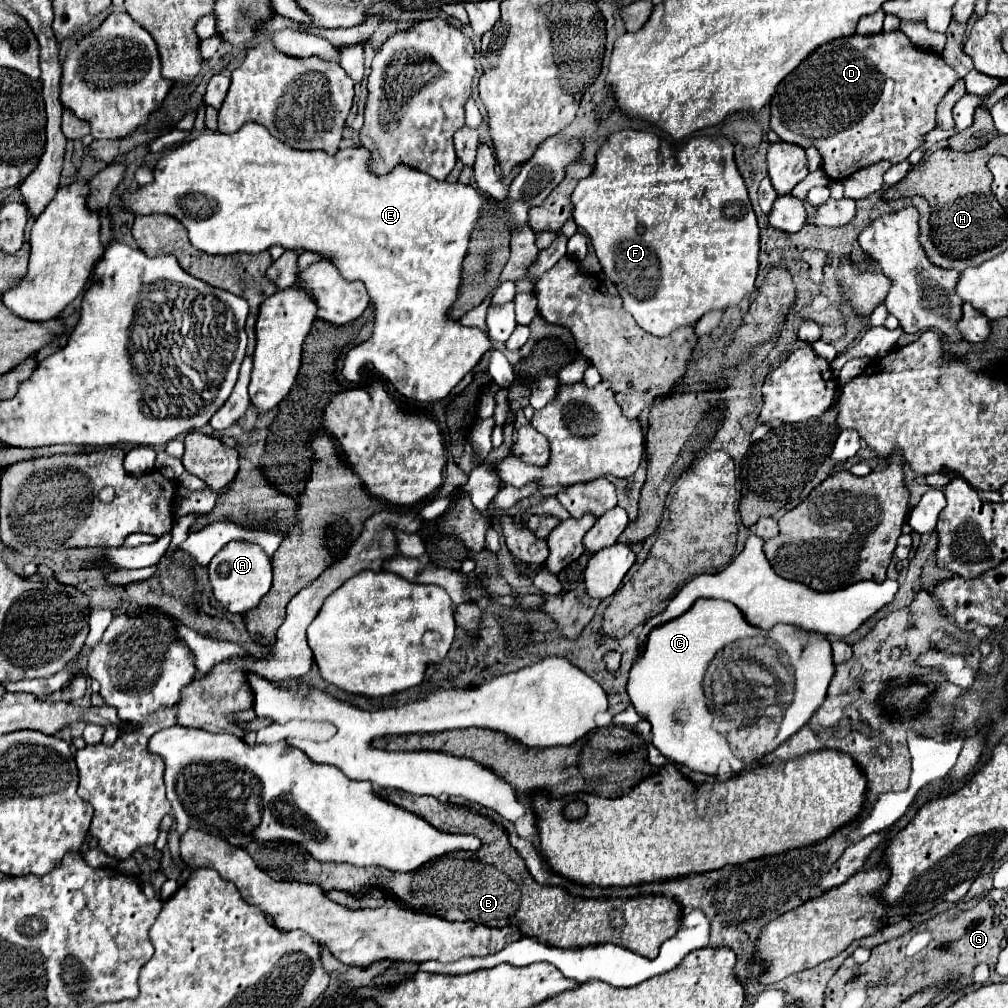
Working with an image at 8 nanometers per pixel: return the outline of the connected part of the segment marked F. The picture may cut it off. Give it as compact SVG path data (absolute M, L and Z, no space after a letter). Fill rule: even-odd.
M620 130L614 132L598 150L594 170L588 178L580 180L576 190L572 192L572 218L576 226L580 226L588 236L596 250L596 256L602 264L604 274L616 284L620 298L624 300L626 312L630 312L640 328L644 328L652 336L668 336L676 328L696 324L706 312L710 310L724 310L730 306L736 306L744 296L752 294L756 272L758 272L758 250L760 250L760 228L756 224L756 214L752 210L752 204L748 200L748 190L744 184L742 174L738 172L738 166L734 162L734 146L728 138L718 136L718 152L676 152L674 158L670 158L670 150L678 150L680 140L660 138L654 132L644 130Z

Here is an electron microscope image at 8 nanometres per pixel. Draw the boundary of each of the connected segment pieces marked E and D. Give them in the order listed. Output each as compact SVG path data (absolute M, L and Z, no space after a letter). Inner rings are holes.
M246 124L244 128L240 128L234 134L220 134L220 132L202 134L198 138L182 144L180 148L164 154L154 168L154 180L150 184L140 186L134 192L122 194L122 208L132 214L154 214L156 212L156 214L174 216L188 230L192 246L196 246L198 250L204 250L208 254L234 254L234 252L258 254L258 252L272 248L274 244L282 244L288 250L314 250L320 256L330 256L330 260L334 260L334 264L338 266L338 270L342 272L342 276L346 280L362 280L366 284L368 294L376 306L372 336L366 342L354 346L346 354L344 368L342 368L344 380L360 382L368 374L376 374L376 376L386 378L394 386L394 390L398 390L402 396L432 404L432 402L446 398L452 392L452 388L482 360L482 356L488 350L492 350L492 342L484 330L468 328L468 326L462 326L460 322L454 322L454 320L450 322L450 318L448 318L448 308L454 304L456 294L458 294L460 270L462 270L462 260L464 260L464 254L466 254L466 248L470 242L470 234L474 228L478 228L478 218L482 218L482 210L488 208L488 204L492 204L492 200L482 198L472 186L466 186L460 182L456 182L456 184L438 182L432 176L418 172L414 168L408 168L408 166L398 166L388 176L374 176L368 168L368 162L370 162L370 154L364 148L338 150L334 156L330 156L326 152L318 152L318 150L302 152L302 150L294 150L294 148L278 142L262 124Z
M880 32L872 36L846 36L816 48L794 72L790 72L772 98L772 130L788 144L800 148L814 146L822 156L822 168L828 178L844 180L850 174L874 166L880 160L898 164L922 146L924 136L932 132L936 122L936 108L948 90L958 82L958 74L944 62L940 54L912 46L906 34Z

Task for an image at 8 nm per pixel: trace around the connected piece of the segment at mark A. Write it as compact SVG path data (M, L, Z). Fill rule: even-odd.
M234 540L222 548L208 566L208 576L214 588L216 600L234 614L244 614L262 600L262 596L272 586L272 560L258 546L244 540Z

